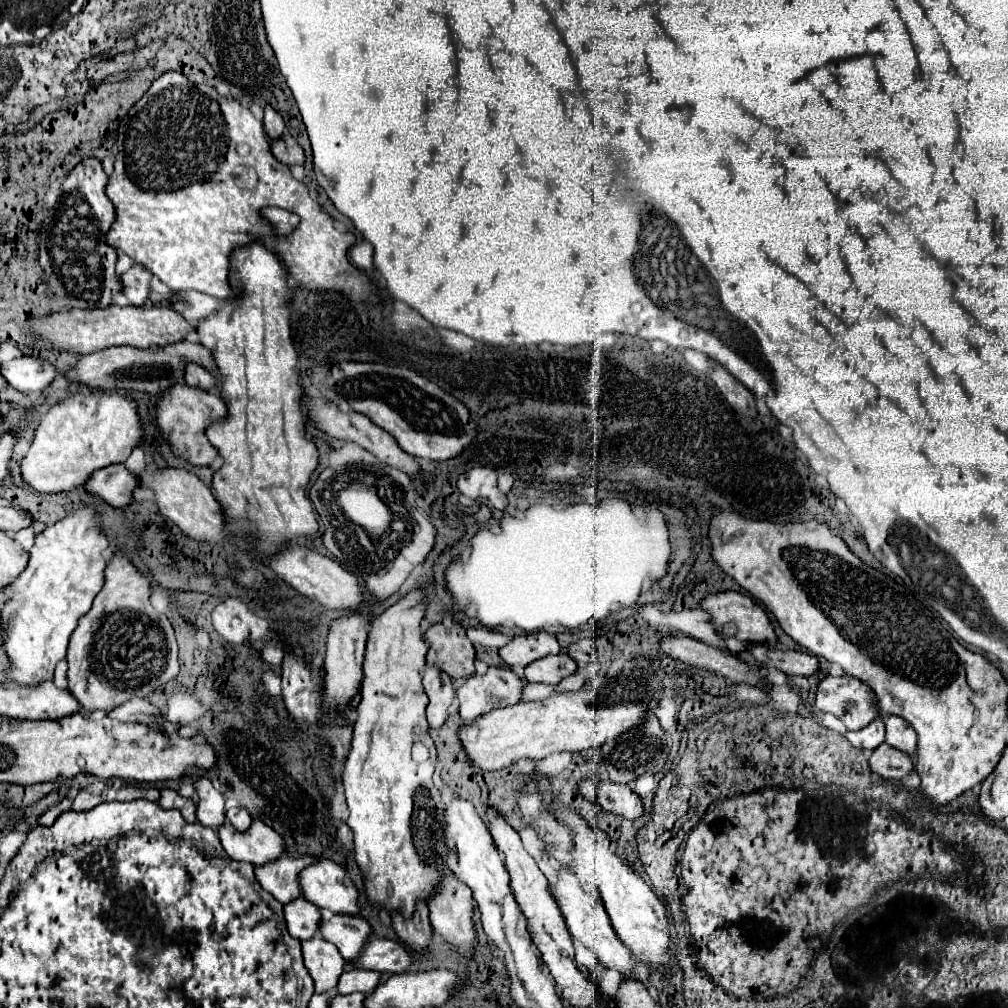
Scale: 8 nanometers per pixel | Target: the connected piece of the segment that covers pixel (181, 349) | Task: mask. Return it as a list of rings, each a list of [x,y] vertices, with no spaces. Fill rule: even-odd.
[[[174,343],[166,347],[152,347],[152,349],[132,349],[132,347],[112,347],[102,349],[92,355],[84,355],[74,369],[68,371],[68,379],[74,383],[80,383],[90,389],[108,389],[108,391],[146,391],[146,393],[162,393],[170,389],[172,385],[184,381],[184,361],[196,361],[198,365],[204,365],[212,375],[216,375],[216,369],[212,369],[212,353],[204,349],[200,343]]]

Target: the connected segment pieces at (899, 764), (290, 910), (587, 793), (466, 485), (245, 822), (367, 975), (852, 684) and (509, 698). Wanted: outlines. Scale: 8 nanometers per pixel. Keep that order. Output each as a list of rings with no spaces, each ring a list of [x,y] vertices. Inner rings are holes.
[[[882,743],[870,757],[870,769],[884,779],[902,779],[914,771],[914,761],[908,753],[900,753]]]
[[[304,897],[284,905],[284,913],[286,913],[288,931],[290,931],[292,937],[306,941],[306,939],[312,939],[318,933],[322,913],[320,913],[320,909],[316,909],[316,905],[312,905]]]
[[[584,781],[580,783],[580,793],[590,801],[596,799],[604,811],[610,811],[614,815],[626,819],[638,819],[644,815],[644,803],[640,795],[636,795],[628,785],[618,785],[612,781],[606,783]]]
[[[474,467],[458,477],[458,489],[462,495],[482,501],[490,507],[504,511],[508,507],[506,495],[498,489],[498,473],[488,467]]]
[[[234,807],[234,809],[228,809],[226,811],[226,817],[228,821],[238,829],[238,831],[246,831],[252,823],[252,817],[250,813],[244,809],[244,807]]]
[[[346,969],[338,981],[338,993],[372,993],[380,983],[380,973],[366,971],[366,969]]]
[[[824,677],[818,683],[816,707],[836,715],[848,731],[858,731],[880,715],[876,693],[854,677]]]
[[[488,667],[484,675],[472,675],[464,687],[456,691],[460,701],[460,717],[472,723],[480,715],[514,705],[522,699],[524,681],[508,667]]]

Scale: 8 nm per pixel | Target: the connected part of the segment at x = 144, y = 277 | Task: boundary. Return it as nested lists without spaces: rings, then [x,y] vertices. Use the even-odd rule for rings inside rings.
[[[132,265],[124,275],[122,275],[122,283],[124,283],[124,295],[134,303],[134,305],[144,305],[148,299],[148,283],[152,279],[152,273],[142,267],[142,265]]]

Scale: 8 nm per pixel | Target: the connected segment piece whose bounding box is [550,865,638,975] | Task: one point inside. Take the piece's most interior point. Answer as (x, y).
(584, 914)

